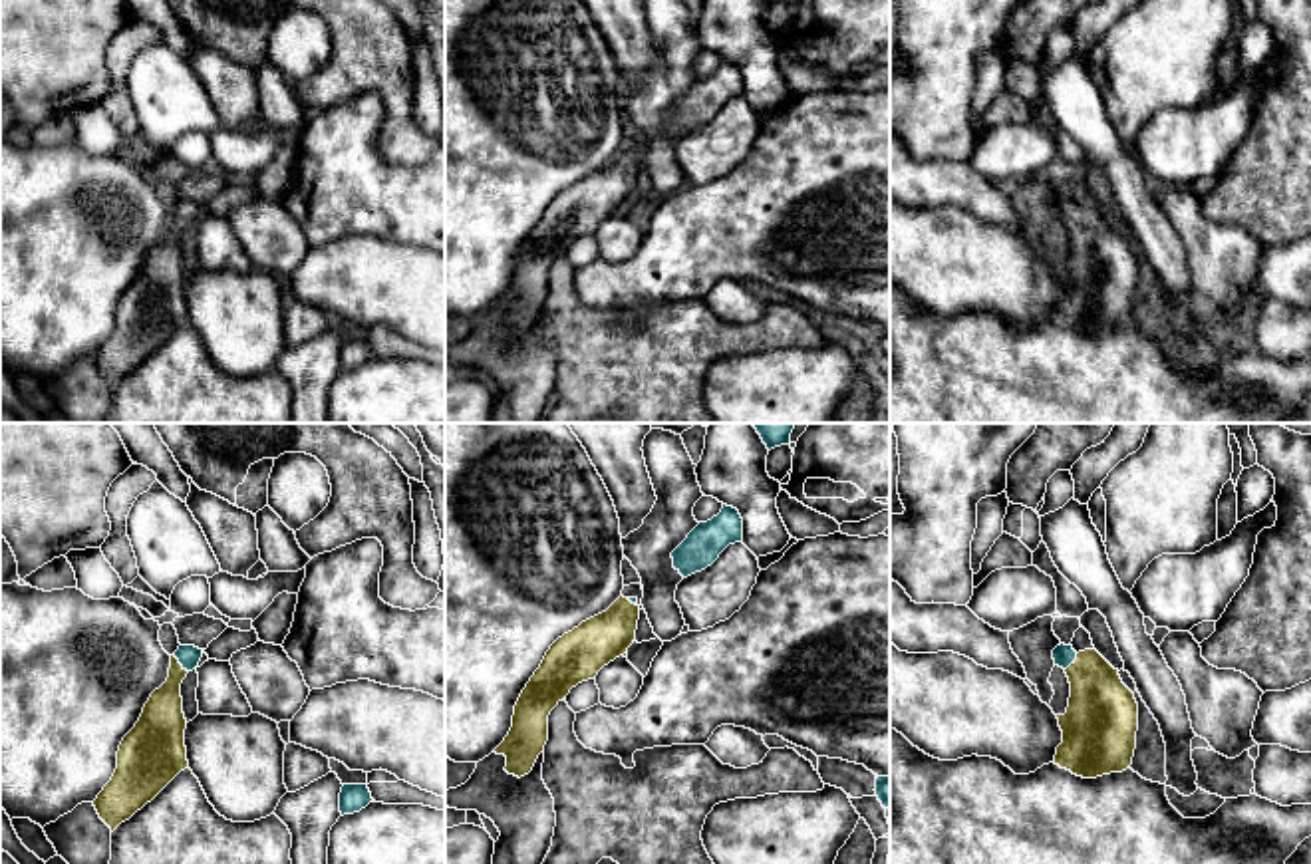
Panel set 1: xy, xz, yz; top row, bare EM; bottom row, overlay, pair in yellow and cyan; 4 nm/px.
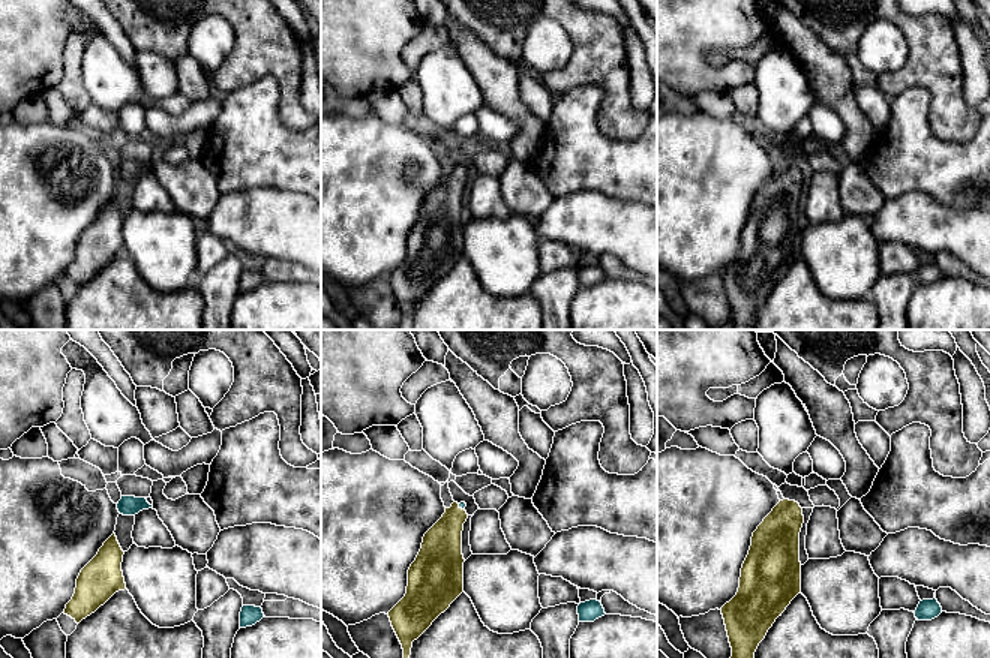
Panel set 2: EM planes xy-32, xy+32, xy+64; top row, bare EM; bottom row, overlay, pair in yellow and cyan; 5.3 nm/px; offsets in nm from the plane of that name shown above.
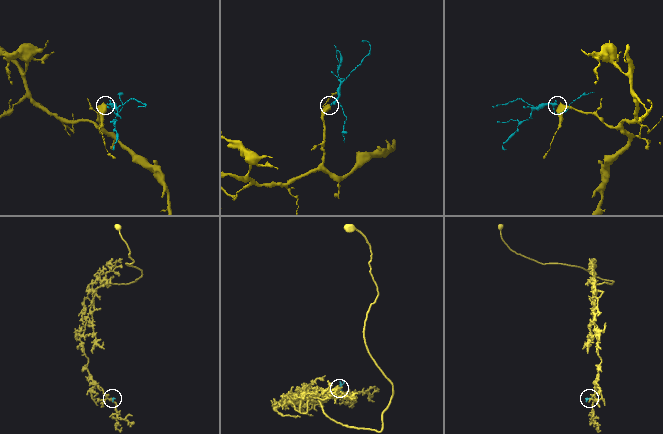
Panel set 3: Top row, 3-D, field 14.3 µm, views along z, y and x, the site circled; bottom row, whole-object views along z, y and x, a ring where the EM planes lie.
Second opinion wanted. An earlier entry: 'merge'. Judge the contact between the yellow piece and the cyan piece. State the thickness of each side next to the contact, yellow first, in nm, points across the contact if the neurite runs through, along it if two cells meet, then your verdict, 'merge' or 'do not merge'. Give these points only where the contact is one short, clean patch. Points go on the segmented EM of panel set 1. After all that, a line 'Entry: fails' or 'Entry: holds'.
calibres 180 and 90 nm; way xy (163, 723), (165, 702), (179, 664), (189, 656); merge
Entry: holds

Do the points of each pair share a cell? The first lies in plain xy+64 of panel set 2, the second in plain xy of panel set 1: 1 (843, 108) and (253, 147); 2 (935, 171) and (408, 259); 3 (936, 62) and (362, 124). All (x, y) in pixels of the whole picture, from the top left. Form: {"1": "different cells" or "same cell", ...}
{"1": "different cells", "2": "different cells", "3": "different cells"}

